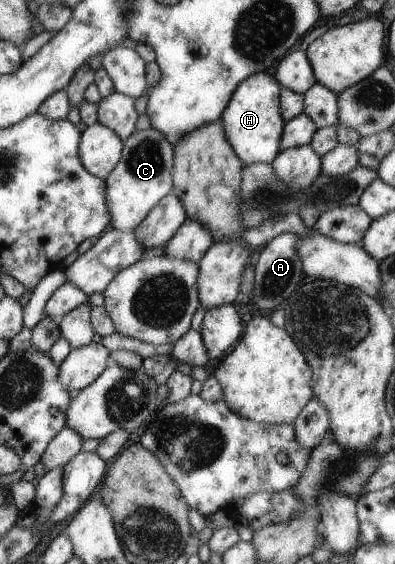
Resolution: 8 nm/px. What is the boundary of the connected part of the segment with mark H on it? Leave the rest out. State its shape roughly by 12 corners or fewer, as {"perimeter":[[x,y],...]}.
{"perimeter":[[239,82],[220,118],[244,164],[279,154],[281,85]]}

